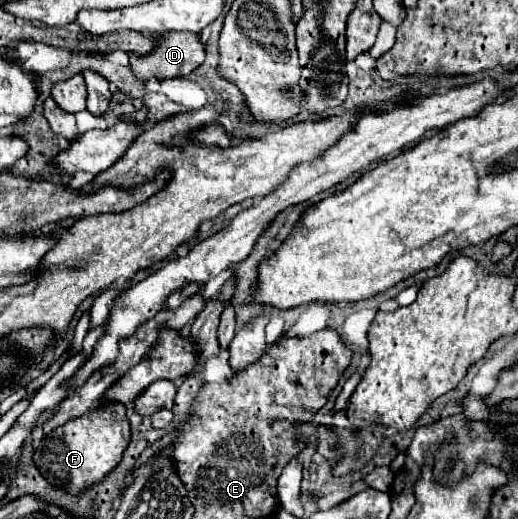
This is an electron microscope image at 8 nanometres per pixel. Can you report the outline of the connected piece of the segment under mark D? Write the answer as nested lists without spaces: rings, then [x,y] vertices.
[[[166,33],[156,37],[154,51],[150,55],[130,55],[130,65],[134,75],[142,81],[148,77],[172,79],[186,77],[206,57],[206,45],[198,35],[190,33]]]

